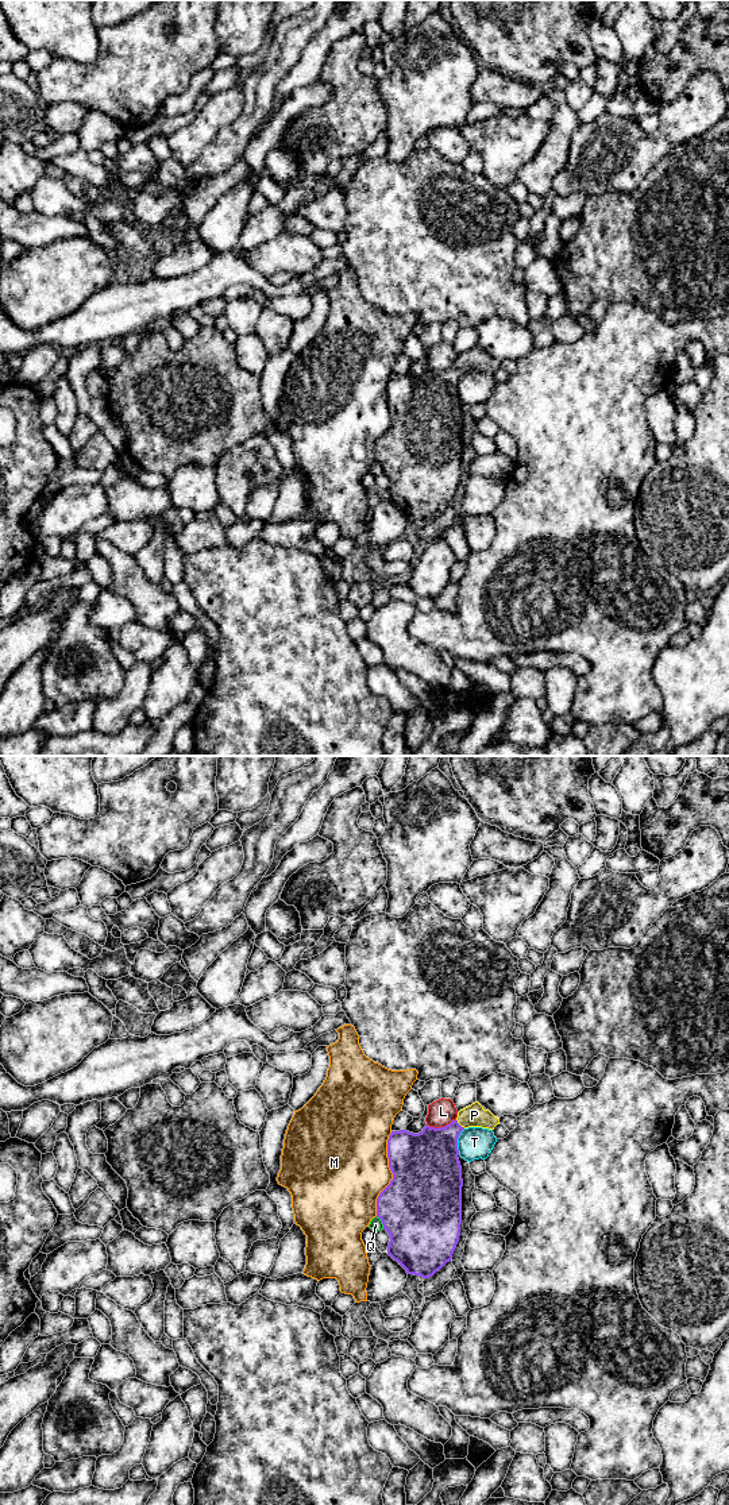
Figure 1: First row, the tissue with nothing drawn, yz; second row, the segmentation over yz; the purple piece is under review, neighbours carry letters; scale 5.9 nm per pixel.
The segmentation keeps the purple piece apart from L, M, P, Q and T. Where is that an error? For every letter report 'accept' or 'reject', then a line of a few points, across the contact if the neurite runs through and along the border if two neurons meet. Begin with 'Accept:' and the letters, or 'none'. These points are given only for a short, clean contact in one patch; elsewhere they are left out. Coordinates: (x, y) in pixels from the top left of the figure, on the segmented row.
Accept: P
L: reject
M: reject
P: accept
Q: reject
T: reject

